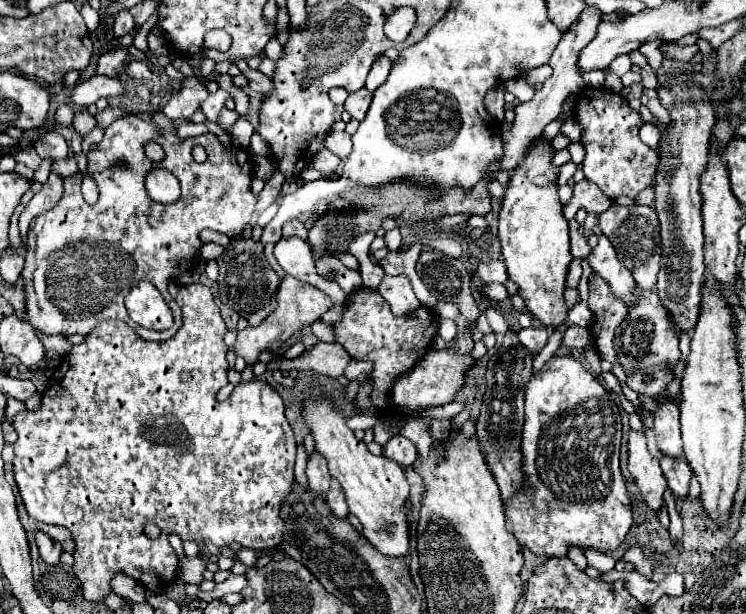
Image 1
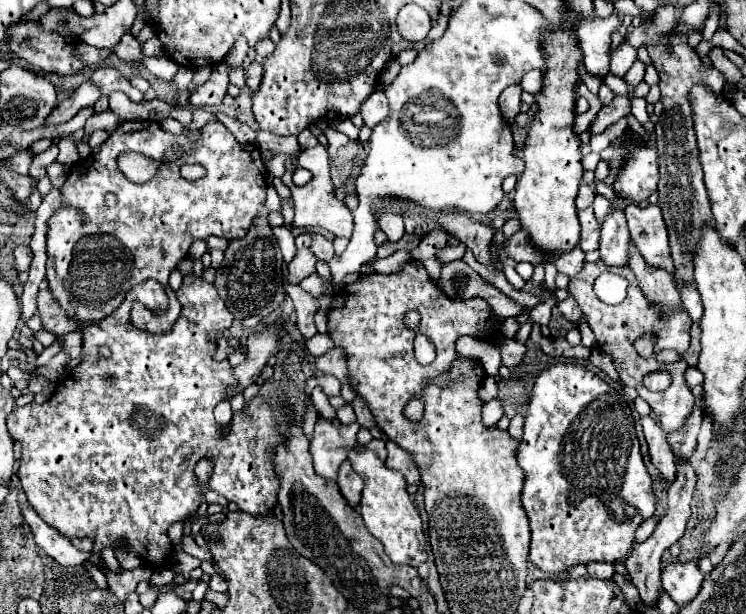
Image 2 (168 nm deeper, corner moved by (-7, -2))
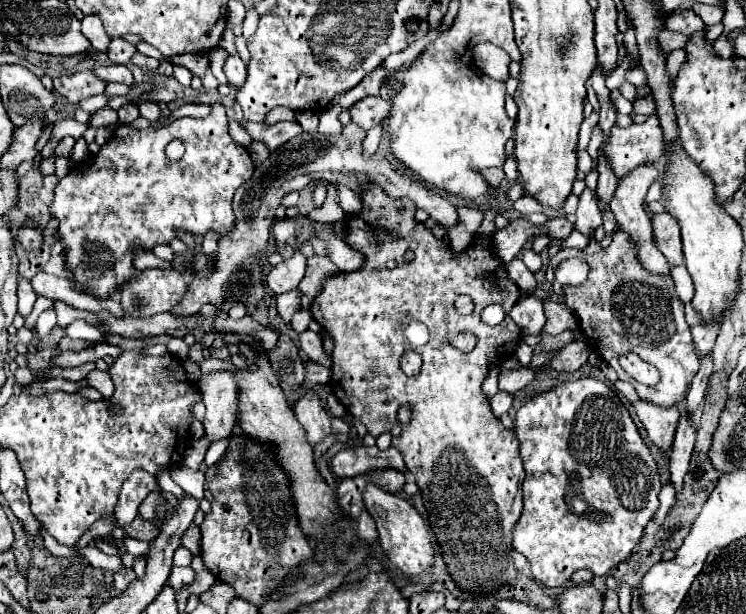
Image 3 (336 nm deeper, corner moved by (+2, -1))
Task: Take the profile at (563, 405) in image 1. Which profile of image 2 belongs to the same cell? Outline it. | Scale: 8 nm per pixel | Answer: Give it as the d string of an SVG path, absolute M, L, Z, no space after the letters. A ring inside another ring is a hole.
M550 364L546 370L540 372L540 376L534 382L532 388L532 398L528 404L528 412L526 412L526 422L524 422L524 436L522 442L518 446L518 464L524 470L524 488L522 488L522 506L526 510L526 516L530 520L530 530L532 530L532 544L530 544L530 560L544 570L546 574L558 578L558 574L566 572L570 566L576 564L586 564L590 560L594 562L620 562L632 548L634 544L634 532L636 528L654 514L654 494L652 494L652 478L646 472L646 466L642 462L642 454L640 454L640 444L636 438L636 430L634 430L634 420L632 420L632 412L628 408L628 404L624 402L624 398L606 382L602 380L598 374L586 370L580 364Z

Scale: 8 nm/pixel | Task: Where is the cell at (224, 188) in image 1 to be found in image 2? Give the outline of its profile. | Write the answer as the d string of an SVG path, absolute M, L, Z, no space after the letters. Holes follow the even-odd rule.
M134 120L120 124L110 138L102 144L102 150L98 154L90 154L84 160L78 160L64 186L60 188L64 196L64 206L48 220L48 264L46 264L46 280L48 288L52 292L52 298L60 304L60 308L68 308L70 318L78 322L100 322L106 316L110 316L122 302L126 292L148 280L158 280L166 294L168 294L168 314L154 316L146 308L132 310L132 324L144 332L150 334L168 334L172 330L176 318L180 316L180 302L176 298L176 292L168 286L168 276L172 270L178 268L182 260L188 258L190 246L208 236L220 236L226 240L244 238L250 230L258 210L266 202L266 168L264 160L260 156L260 150L250 144L240 144L232 132L220 124L220 122L208 122L202 128L202 136L196 142L188 142L184 136L172 136L160 128L158 122L146 122L146 120ZM178 144L182 152L176 160L166 162L164 152ZM122 150L134 150L140 154L146 154L160 162L160 168L156 176L144 184L132 184L124 178L124 174L116 168L116 156ZM180 164L202 164L208 172L198 180L184 180L180 176ZM114 192L118 196L118 204L114 208L108 208L104 204L104 194ZM76 206L84 210L84 216L80 218L76 214Z

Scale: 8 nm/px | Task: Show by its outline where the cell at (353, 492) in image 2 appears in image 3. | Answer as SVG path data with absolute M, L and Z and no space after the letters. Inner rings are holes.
M361 445L353 451L343 449L333 457L333 471L339 479L371 473L375 469L397 469L401 473L407 473L407 467L403 465L403 455L395 447L381 451L379 447Z

